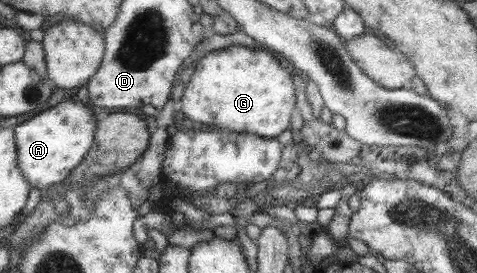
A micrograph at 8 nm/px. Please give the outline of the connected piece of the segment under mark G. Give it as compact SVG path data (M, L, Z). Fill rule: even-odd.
M231 45L205 52L194 61L194 71L184 86L180 99L181 112L188 125L216 125L236 133L276 138L290 129L294 109L294 86L290 75L265 49Z

